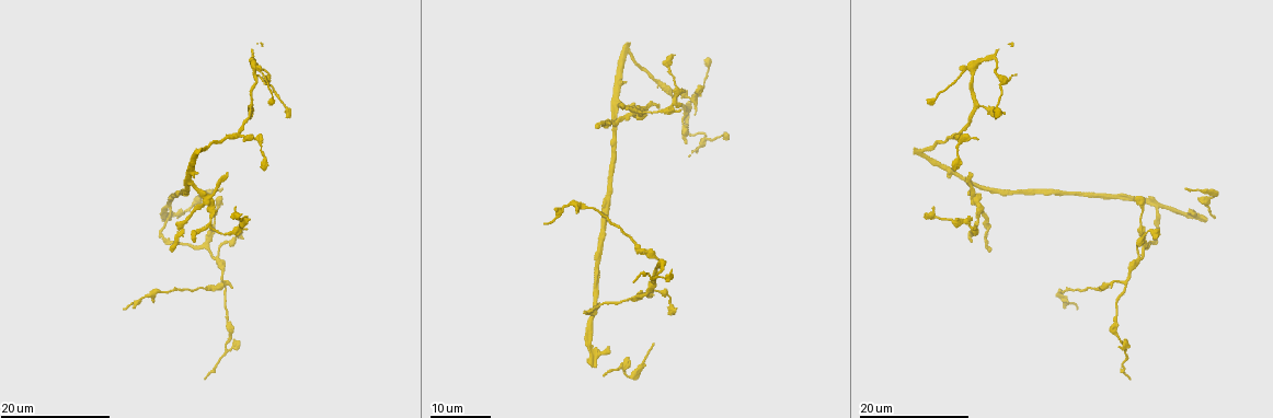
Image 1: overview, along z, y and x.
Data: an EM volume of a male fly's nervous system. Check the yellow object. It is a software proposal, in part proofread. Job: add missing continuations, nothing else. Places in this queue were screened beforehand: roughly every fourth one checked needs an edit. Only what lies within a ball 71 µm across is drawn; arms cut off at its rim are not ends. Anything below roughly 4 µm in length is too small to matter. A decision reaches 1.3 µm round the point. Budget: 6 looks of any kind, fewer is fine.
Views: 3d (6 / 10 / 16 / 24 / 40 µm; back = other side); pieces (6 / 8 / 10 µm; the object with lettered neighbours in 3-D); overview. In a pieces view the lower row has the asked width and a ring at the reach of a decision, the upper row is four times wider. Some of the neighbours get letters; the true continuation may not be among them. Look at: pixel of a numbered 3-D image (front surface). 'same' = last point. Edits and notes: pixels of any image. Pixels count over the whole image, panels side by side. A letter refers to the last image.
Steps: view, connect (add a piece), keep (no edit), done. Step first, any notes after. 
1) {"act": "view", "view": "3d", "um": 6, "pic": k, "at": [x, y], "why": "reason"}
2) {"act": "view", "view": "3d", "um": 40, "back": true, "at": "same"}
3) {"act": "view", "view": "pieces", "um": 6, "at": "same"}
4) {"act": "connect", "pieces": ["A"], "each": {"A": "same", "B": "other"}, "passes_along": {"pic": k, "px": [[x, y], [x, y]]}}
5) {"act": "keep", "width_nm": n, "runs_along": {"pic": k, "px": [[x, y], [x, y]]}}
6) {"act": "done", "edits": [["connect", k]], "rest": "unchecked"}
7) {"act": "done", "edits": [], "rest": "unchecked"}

{"act": "view", "view": "3d", "um": 24, "pic": 1, "at": [1066, 302], "why": "branch stops here"}

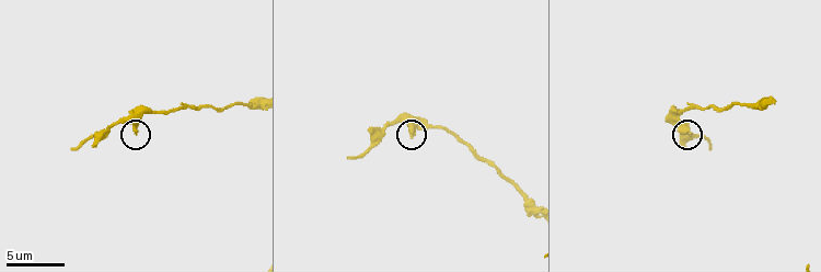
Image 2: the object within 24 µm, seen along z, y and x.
{"act": "view", "view": "pieces", "um": 10, "pic": 2, "at": [687, 131]}

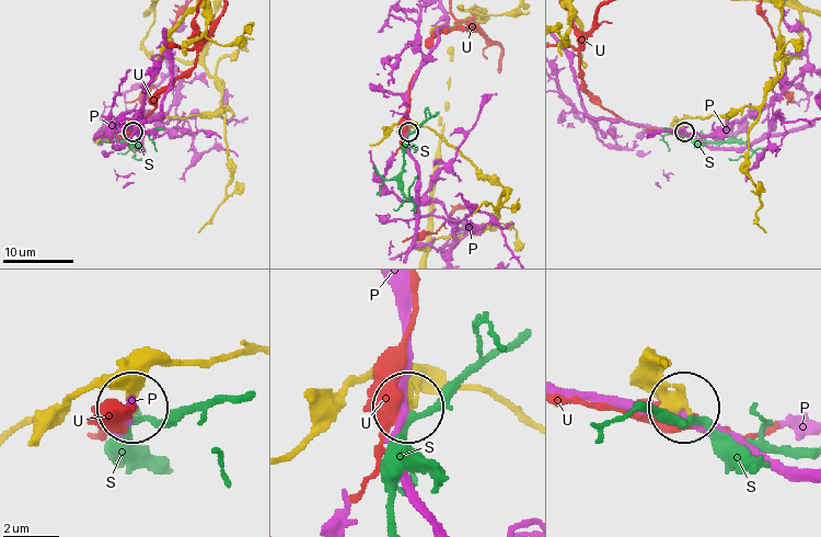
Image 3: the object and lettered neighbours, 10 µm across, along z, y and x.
{"act": "keep", "width_nm": 310, "each": {"P": "other", "S": "other", "U": "other"}, "found": "none of them fits"}

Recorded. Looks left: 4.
{"act": "view", "view": "3d", "um": 24, "pic": 1, "at": [990, 251], "why": "stops while still wide"}

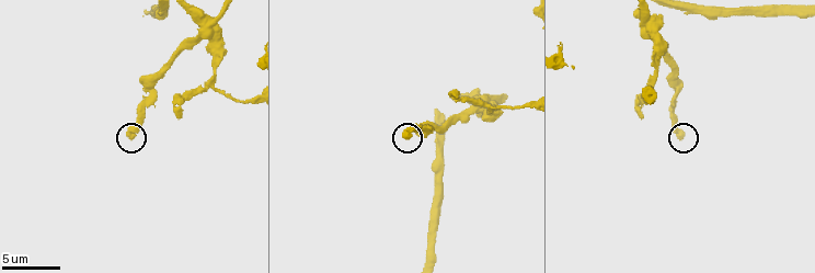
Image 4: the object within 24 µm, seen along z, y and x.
{"act": "view", "view": "pieces", "um": 6, "pic": 4, "at": [683, 136]}

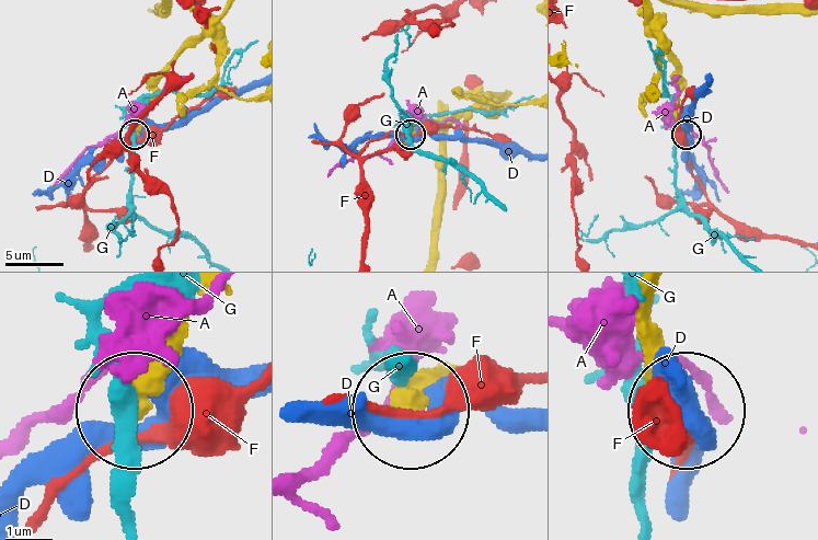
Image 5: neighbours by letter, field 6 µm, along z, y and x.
{"act": "keep", "width_nm": 460, "each": {"A": "other", "D": "other", "F": "other", "G": "other"}, "found": "no lettered piece goes on from it"}

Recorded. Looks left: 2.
{"act": "view", "view": "3d", "um": 24, "pic": 1, "at": [970, 173], "why": "free end"}

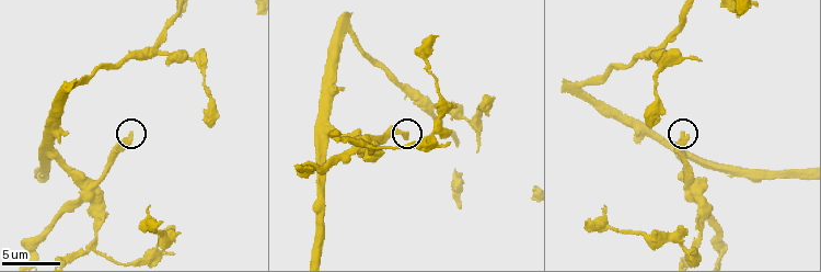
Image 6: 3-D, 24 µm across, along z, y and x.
{"act": "view", "view": "pieces", "um": 6, "pic": 6, "at": [682, 134]}

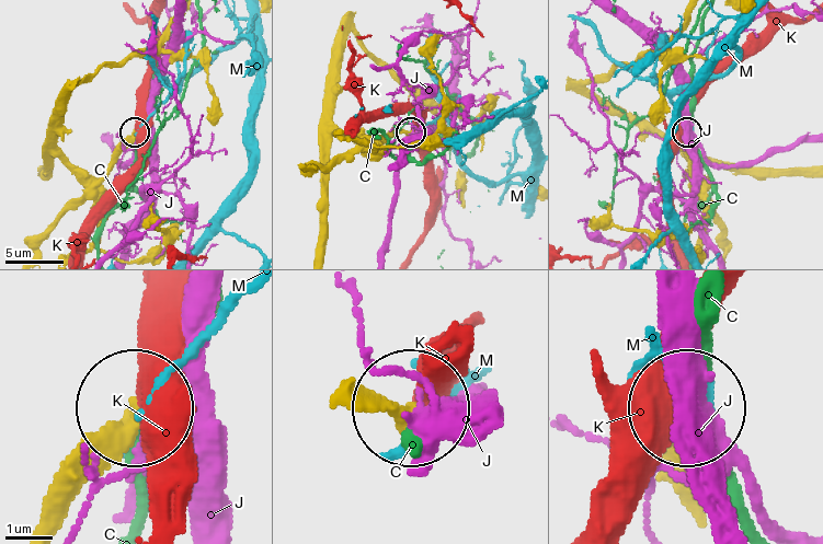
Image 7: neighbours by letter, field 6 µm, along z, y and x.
{"act": "keep", "each": {"C": "other", "J": "other", "K": "other", "M": "other"}, "runs_along": {"pic": 7, "px": [[36, 524], [130, 411]]}, "found": "none of them fits"}

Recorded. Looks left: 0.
{"act": "done", "edits": [], "rest": "unchecked"}

